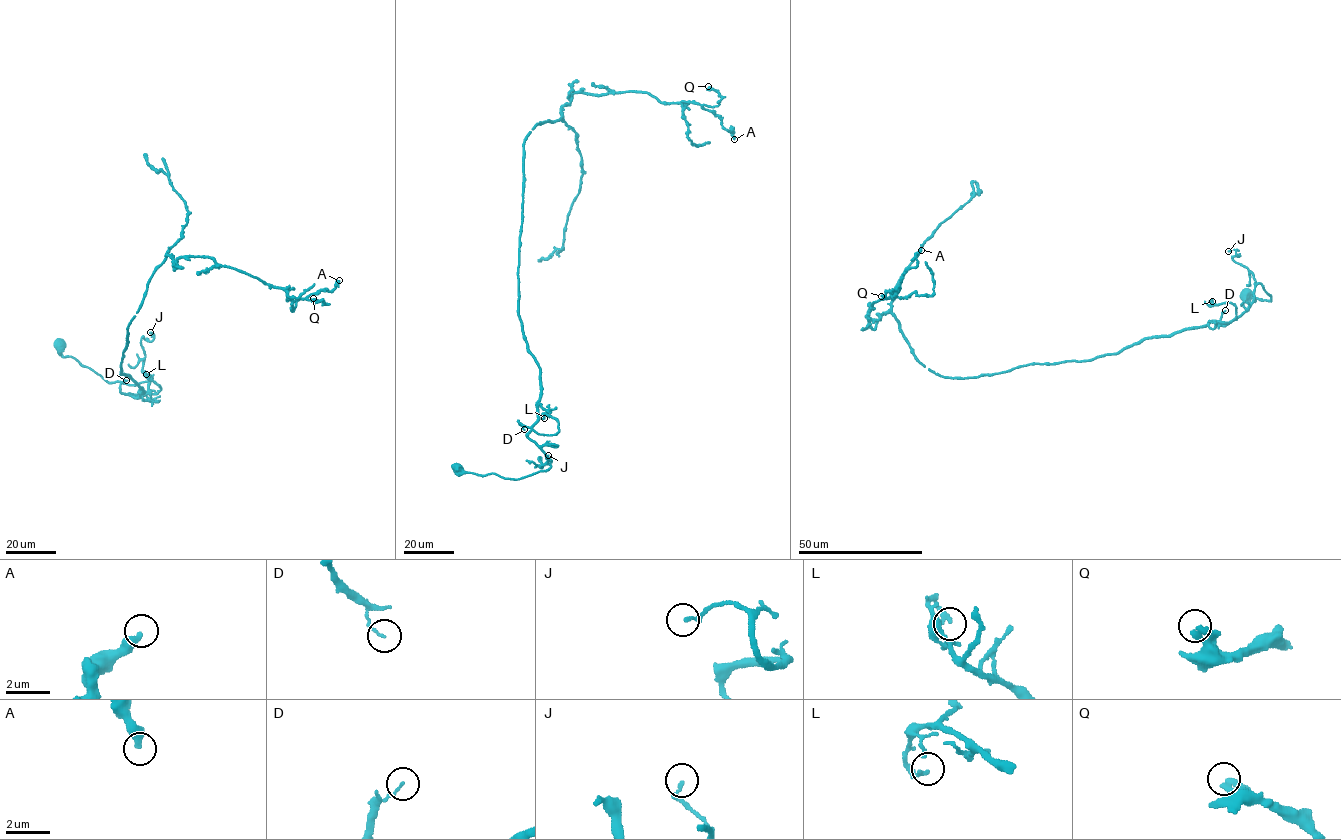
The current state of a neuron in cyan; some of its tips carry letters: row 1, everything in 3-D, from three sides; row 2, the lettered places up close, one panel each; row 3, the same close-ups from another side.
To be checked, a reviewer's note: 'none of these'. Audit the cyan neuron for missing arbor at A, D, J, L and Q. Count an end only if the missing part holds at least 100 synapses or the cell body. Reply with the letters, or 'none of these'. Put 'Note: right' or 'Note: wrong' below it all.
none of these
Note: right

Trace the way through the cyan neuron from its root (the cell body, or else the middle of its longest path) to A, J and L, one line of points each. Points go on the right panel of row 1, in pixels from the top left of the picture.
A: (1245, 296), (1270, 301), (1258, 283), (1227, 322), (944, 378), (890, 312), (868, 316), (921, 250)
J: (1245, 296), (1270, 301), (1261, 284), (1255, 285), (1253, 275), (1233, 259), (1240, 255), (1228, 251)
L: (1245, 296), (1270, 301), (1257, 283), (1254, 300), (1232, 320), (1236, 307), (1211, 306), (1212, 301)

